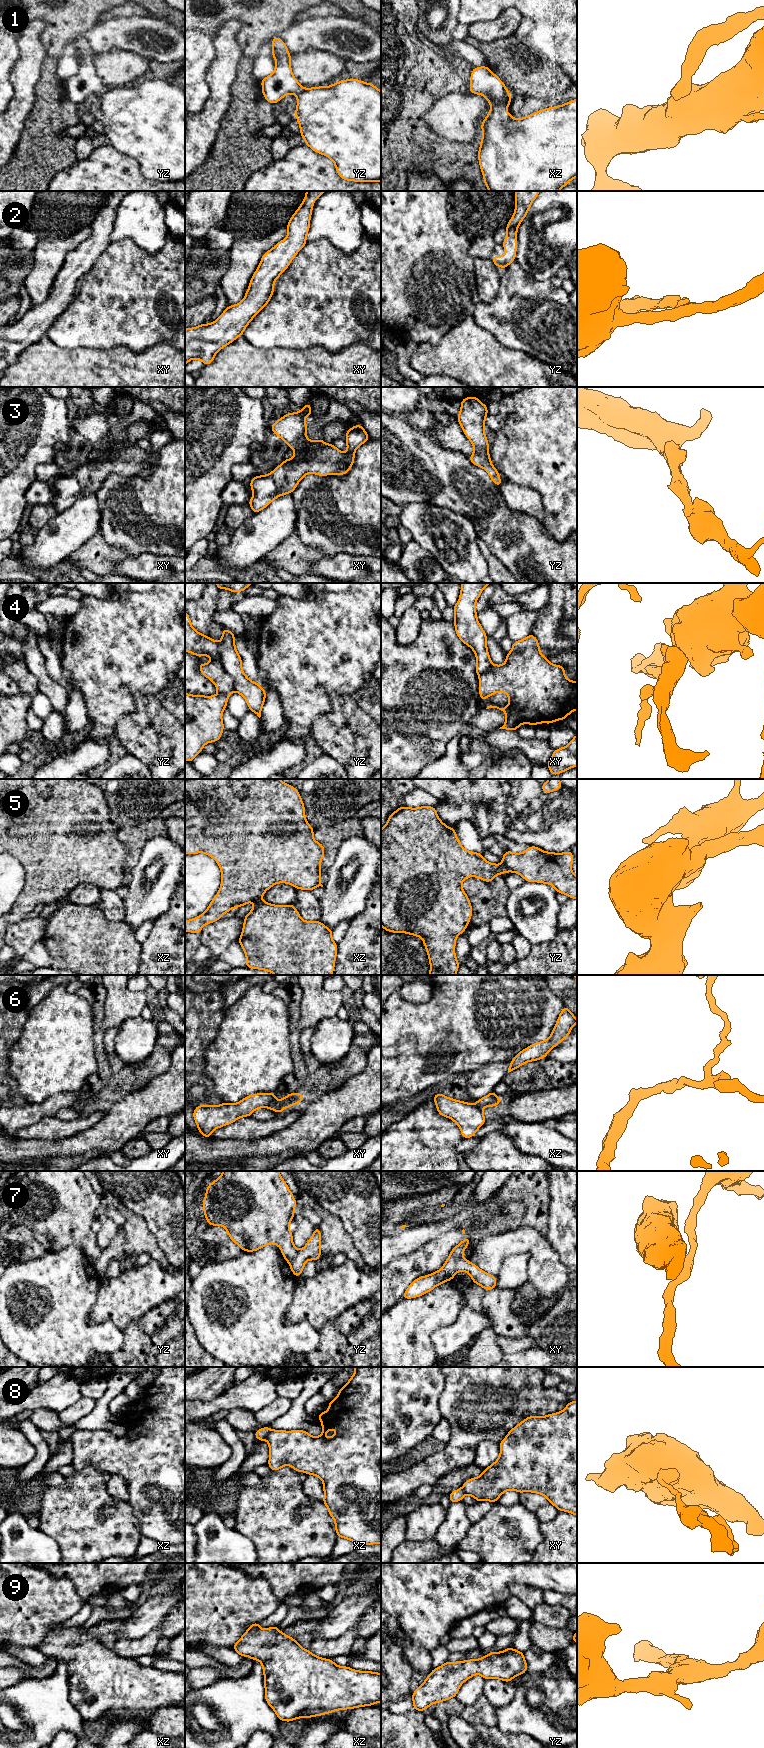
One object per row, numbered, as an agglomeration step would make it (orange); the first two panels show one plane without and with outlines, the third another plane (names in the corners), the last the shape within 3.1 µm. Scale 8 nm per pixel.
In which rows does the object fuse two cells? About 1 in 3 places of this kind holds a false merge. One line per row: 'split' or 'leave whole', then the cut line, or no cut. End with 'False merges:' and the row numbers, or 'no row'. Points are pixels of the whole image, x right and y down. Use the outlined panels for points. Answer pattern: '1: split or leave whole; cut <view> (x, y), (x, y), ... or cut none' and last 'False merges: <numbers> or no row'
1: leave whole; cut none
2: leave whole; cut none
3: leave whole; cut none
4: split; cut yz (217, 643), (220, 660), (224, 670), (233, 682), (234, 690)
5: leave whole; cut none
6: split; cut xz (475, 1104), (481, 1108)
7: split; cut yz (299, 1250), (289, 1263)
8: split; cut xz (270, 1429), (265, 1438)
9: leave whole; cut none
False merges: 4, 6, 7, 8

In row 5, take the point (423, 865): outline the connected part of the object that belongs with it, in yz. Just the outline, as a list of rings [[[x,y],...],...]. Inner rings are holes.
[[[399,807],[392,813],[381,829],[381,926],[388,932],[408,933],[421,937],[430,962],[429,975],[456,975],[460,967],[456,955],[456,937],[468,927],[473,909],[468,896],[462,889],[467,877],[478,877],[491,882],[497,875],[514,872],[526,882],[552,885],[557,893],[577,899],[577,876],[571,870],[573,854],[546,852],[530,846],[522,853],[509,850],[502,857],[502,864],[493,864],[481,853],[467,851],[458,840],[454,828],[446,826],[438,817],[435,807]]]

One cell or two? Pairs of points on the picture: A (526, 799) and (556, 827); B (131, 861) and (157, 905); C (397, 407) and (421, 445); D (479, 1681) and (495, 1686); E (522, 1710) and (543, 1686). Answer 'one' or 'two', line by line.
A: two
B: two
C: two
D: two
E: one

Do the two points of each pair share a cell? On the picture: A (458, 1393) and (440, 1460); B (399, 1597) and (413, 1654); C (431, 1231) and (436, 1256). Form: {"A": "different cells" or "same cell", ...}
{"A": "same cell", "B": "different cells", "C": "different cells"}

